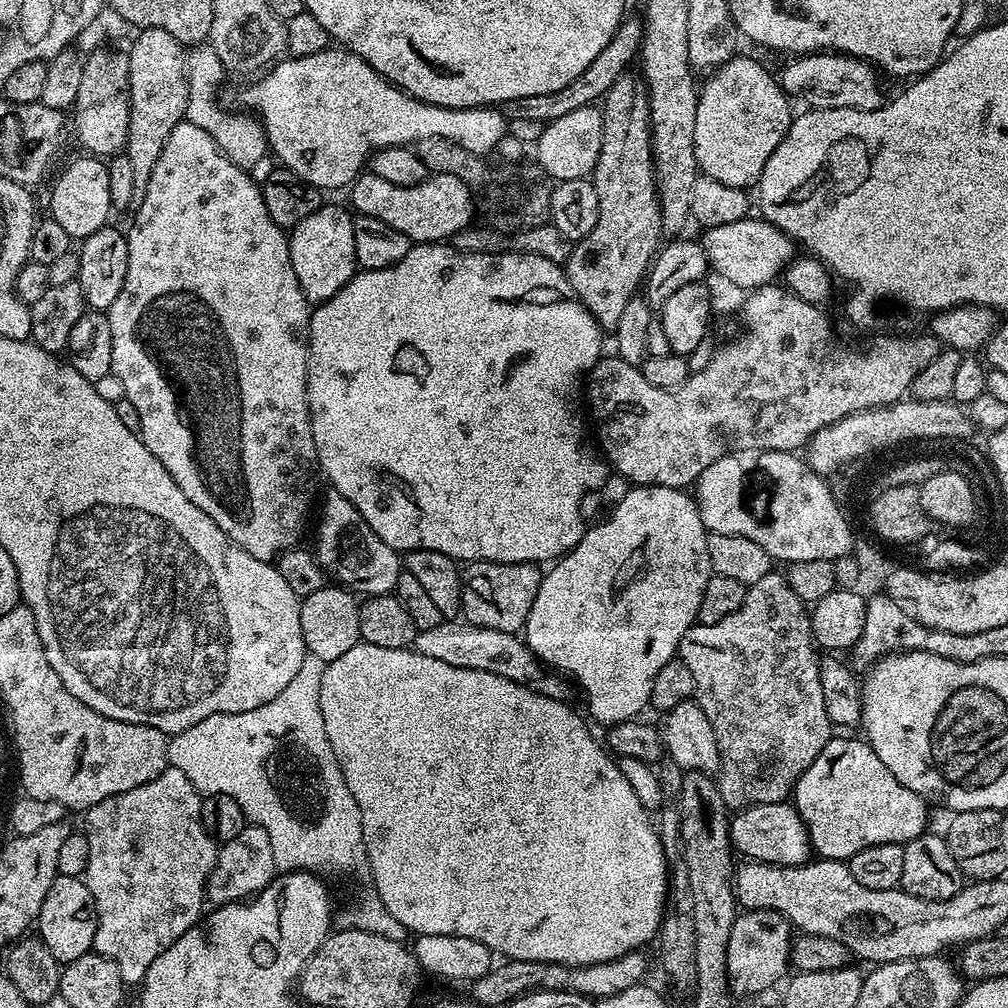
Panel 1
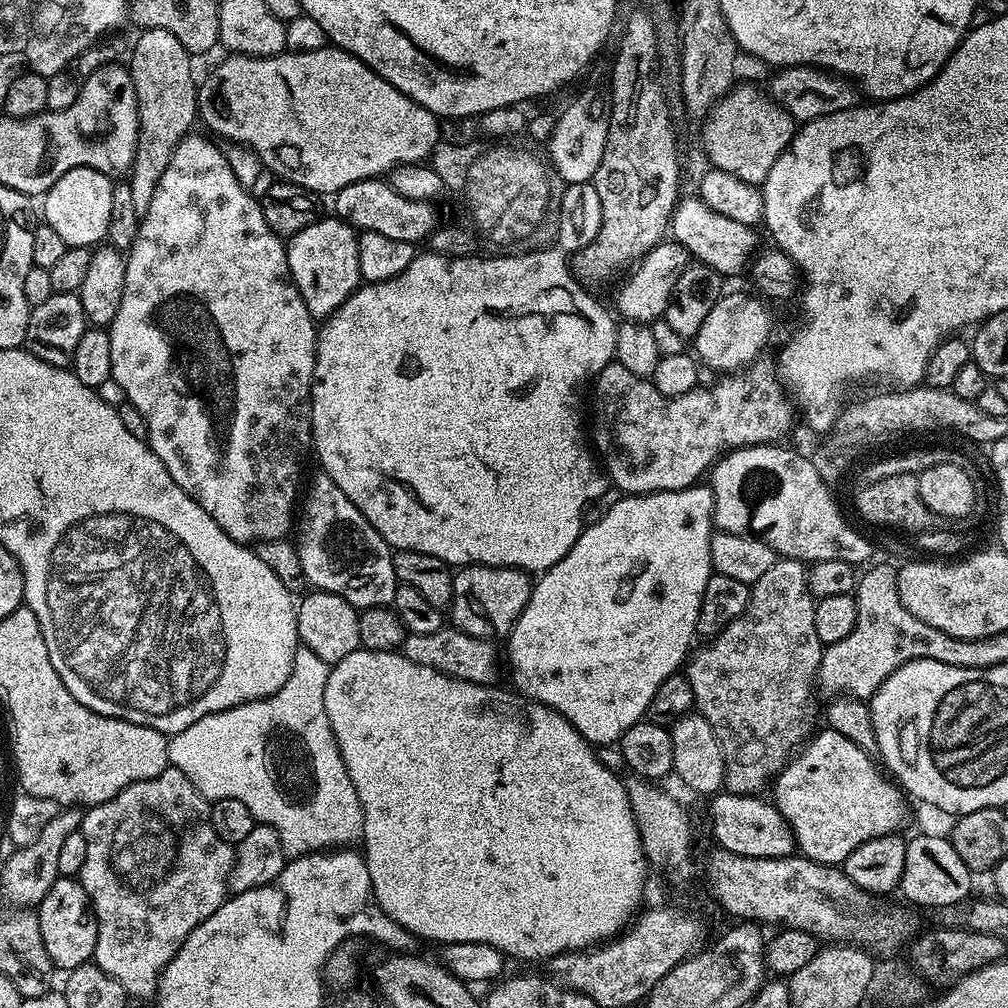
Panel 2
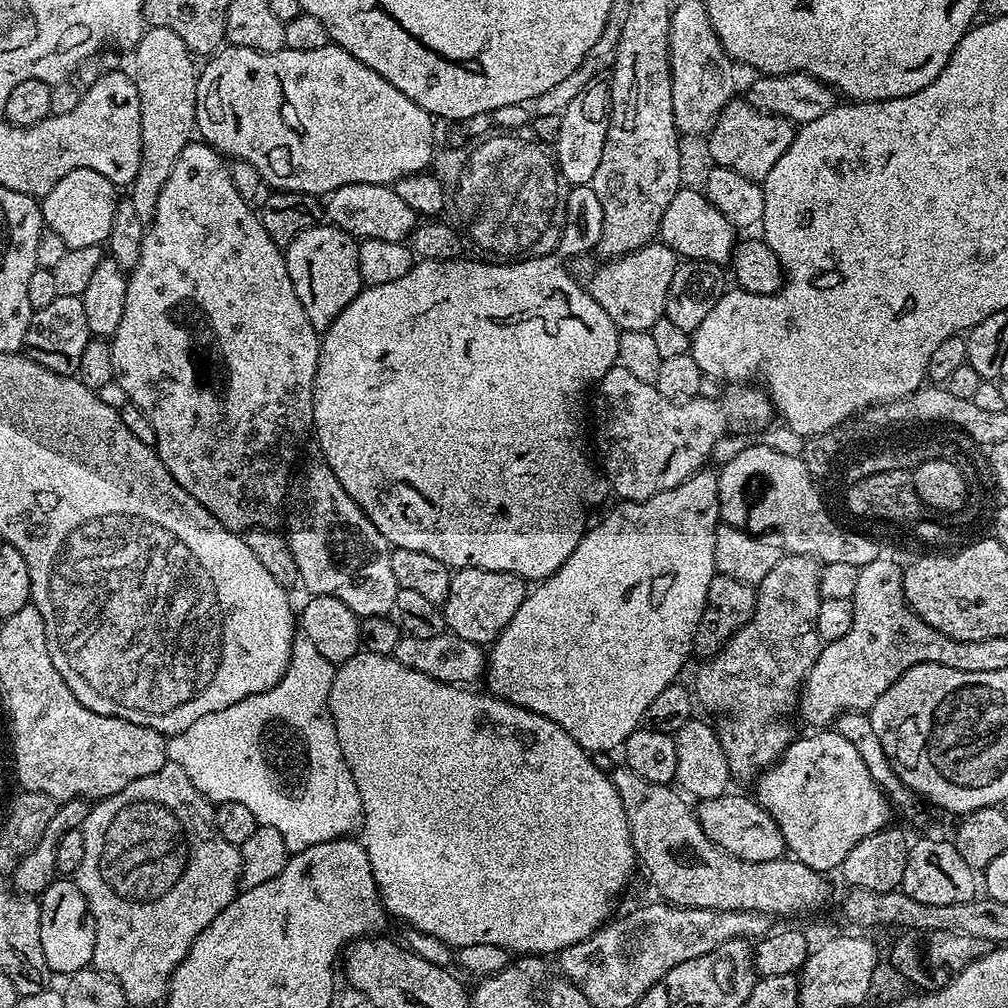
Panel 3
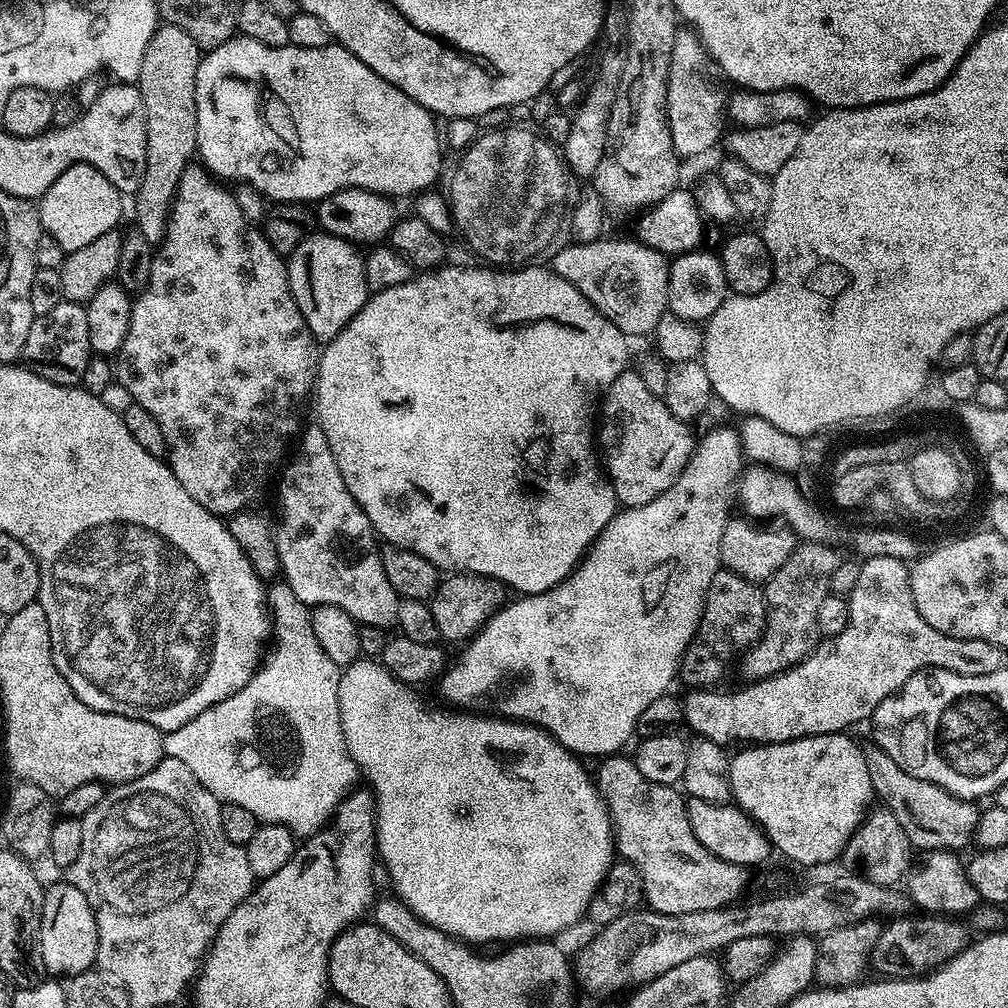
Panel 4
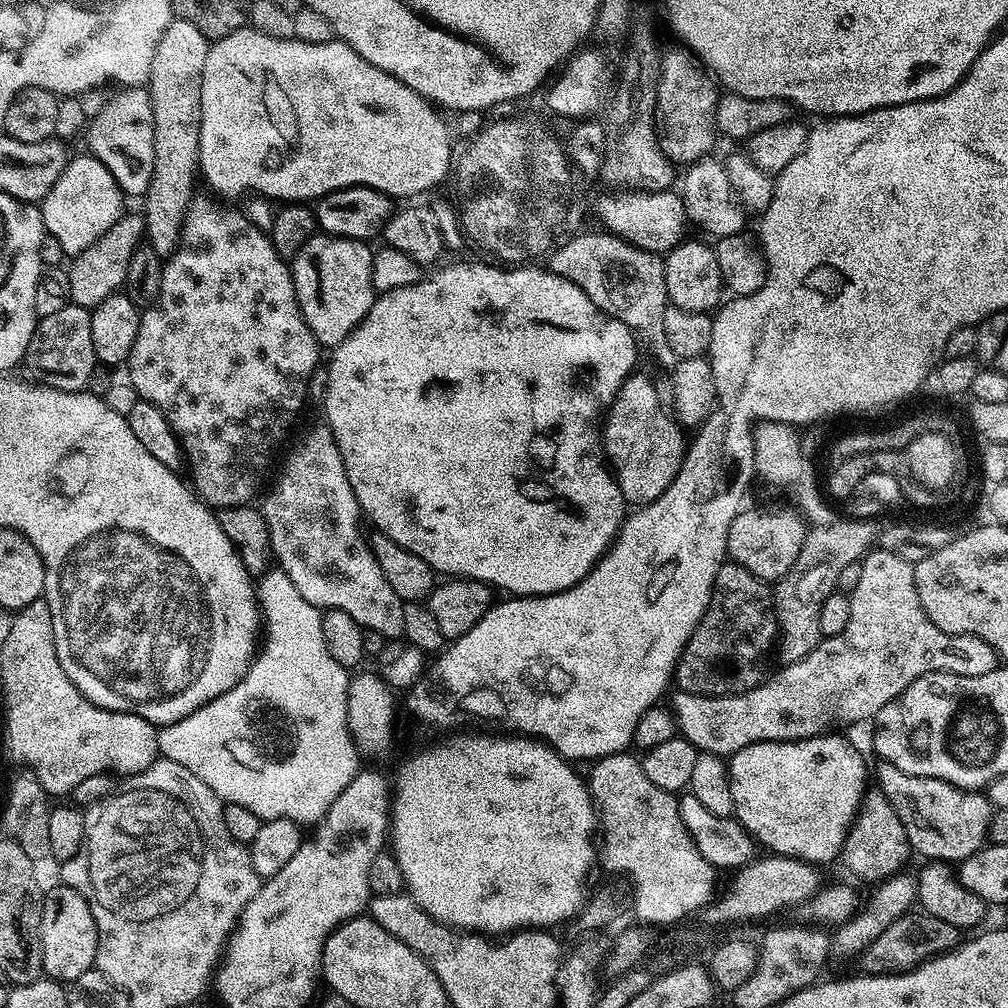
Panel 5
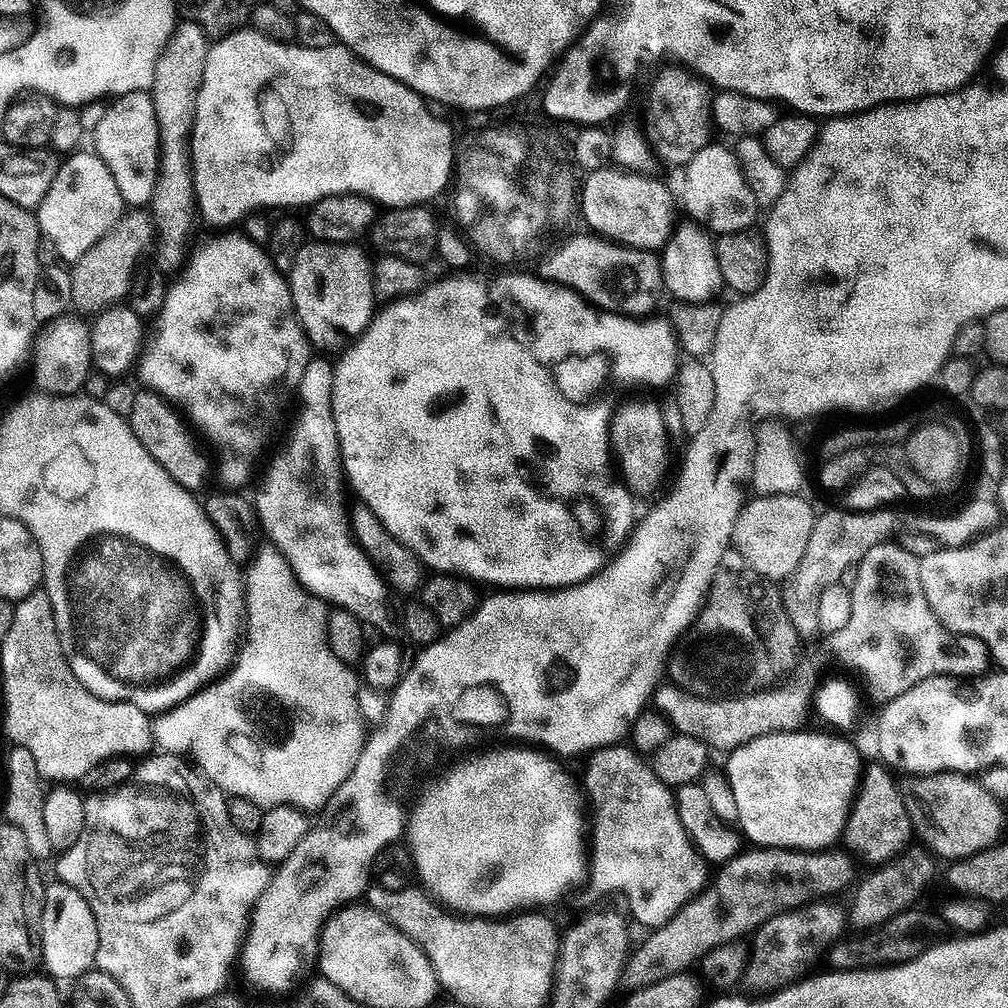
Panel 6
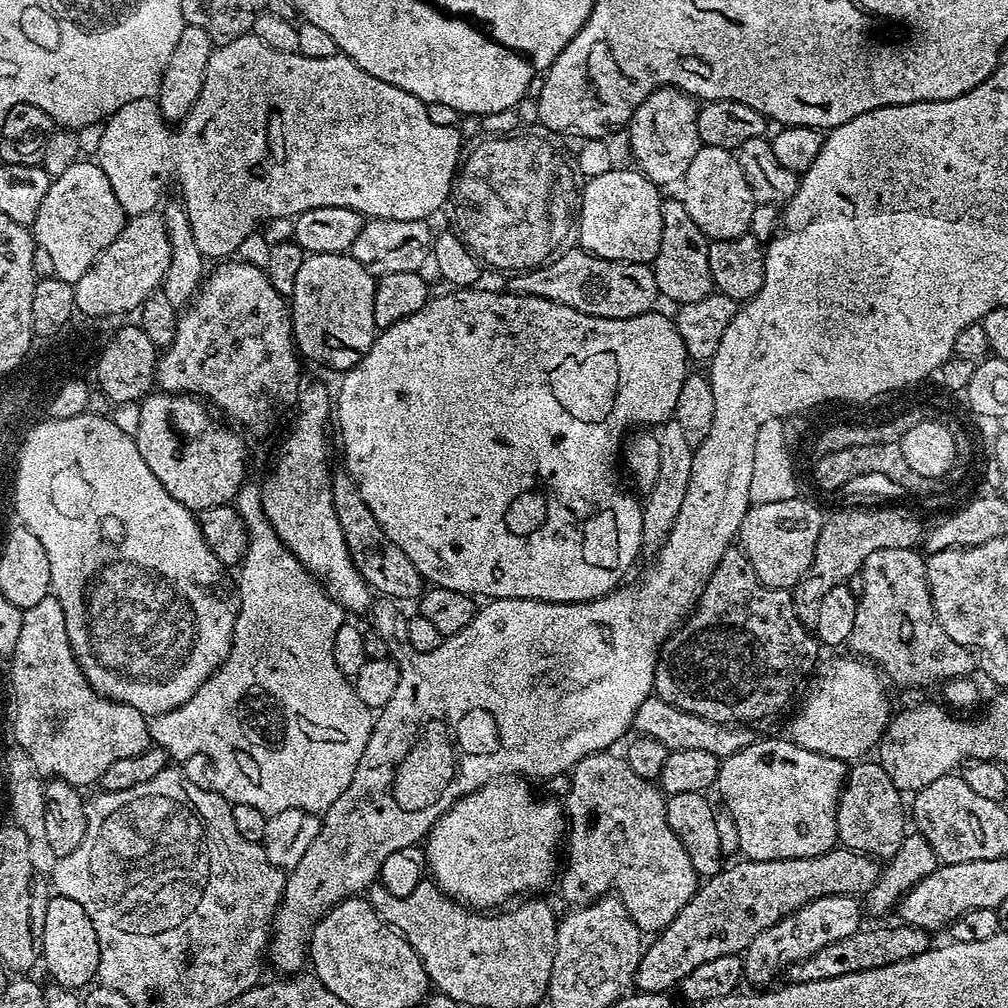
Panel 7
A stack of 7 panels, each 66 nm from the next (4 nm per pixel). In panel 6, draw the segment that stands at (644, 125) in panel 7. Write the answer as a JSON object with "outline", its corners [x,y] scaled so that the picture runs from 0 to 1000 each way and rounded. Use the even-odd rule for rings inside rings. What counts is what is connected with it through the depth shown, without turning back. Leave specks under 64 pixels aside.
{"outline":[[[671,65],[675,67],[659,67],[656,69],[655,72],[651,75],[651,80],[647,83],[647,92],[644,93],[643,99],[643,119],[647,122],[647,131],[645,127],[645,142],[647,145],[647,150],[650,152],[652,156],[655,155],[657,158],[660,159],[663,163],[673,163],[673,165],[680,165],[685,161],[687,157],[688,157],[689,153],[696,149],[697,146],[700,146],[704,142],[704,136],[702,134],[707,134],[708,131],[708,124],[706,121],[706,97],[707,92],[704,90],[703,84],[699,82],[695,76],[691,75],[689,71],[684,69],[682,66],[679,65]]]}

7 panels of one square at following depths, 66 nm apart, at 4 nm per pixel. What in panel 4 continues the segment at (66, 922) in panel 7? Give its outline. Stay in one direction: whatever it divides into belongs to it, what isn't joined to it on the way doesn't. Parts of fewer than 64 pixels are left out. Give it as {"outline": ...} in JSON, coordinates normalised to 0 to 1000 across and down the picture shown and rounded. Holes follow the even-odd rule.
{"outline":[[[69,876],[47,878],[40,916],[40,941],[45,965],[52,970],[76,968],[88,963],[95,955],[97,919],[93,903],[85,887],[81,887],[81,883],[77,883]]]}

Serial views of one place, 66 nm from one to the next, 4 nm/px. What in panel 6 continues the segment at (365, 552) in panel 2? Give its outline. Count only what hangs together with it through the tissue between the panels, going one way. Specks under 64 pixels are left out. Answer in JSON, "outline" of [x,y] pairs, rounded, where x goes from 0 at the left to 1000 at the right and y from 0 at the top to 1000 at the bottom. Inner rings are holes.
{"outline":[[[328,356],[325,357],[307,357],[304,371],[300,371],[296,390],[298,418],[291,423],[286,441],[267,458],[266,469],[258,480],[258,489],[252,495],[252,507],[257,523],[262,523],[263,530],[270,535],[267,536],[269,543],[282,551],[290,568],[307,589],[326,600],[350,607],[364,622],[374,623],[381,629],[389,619],[389,603],[385,600],[387,584],[377,572],[377,566],[370,562],[368,554],[357,545],[357,540],[349,531],[347,504],[346,501],[341,501],[341,462],[337,458],[335,427],[331,423],[329,410],[331,361]]]}

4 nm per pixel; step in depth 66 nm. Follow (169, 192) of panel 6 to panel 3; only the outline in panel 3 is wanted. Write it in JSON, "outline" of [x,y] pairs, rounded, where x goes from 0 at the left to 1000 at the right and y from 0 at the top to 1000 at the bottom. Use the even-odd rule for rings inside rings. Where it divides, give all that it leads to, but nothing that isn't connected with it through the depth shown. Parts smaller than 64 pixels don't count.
{"outline":[[[148,27],[139,36],[133,46],[135,52],[135,71],[133,78],[137,85],[137,101],[139,102],[139,128],[141,129],[141,157],[139,168],[129,184],[129,196],[133,200],[133,208],[137,208],[137,216],[146,224],[153,216],[153,208],[157,204],[157,192],[161,192],[161,185],[165,185],[165,177],[169,177],[169,169],[173,169],[173,161],[177,161],[177,153],[191,138],[196,127],[196,106],[194,107],[194,63],[192,53],[187,49],[185,42],[173,34],[173,30]]]}

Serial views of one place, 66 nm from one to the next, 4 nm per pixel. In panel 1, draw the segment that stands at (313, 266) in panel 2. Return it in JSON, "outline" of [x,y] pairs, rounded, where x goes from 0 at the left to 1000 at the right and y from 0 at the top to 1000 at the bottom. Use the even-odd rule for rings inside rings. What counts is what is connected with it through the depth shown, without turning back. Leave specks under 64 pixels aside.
{"outline":[[[322,201],[300,216],[286,234],[288,260],[292,264],[296,284],[300,284],[302,297],[311,303],[331,296],[331,292],[335,292],[335,288],[339,288],[339,284],[343,284],[355,269],[349,223],[351,214],[344,205],[341,206]]]}

